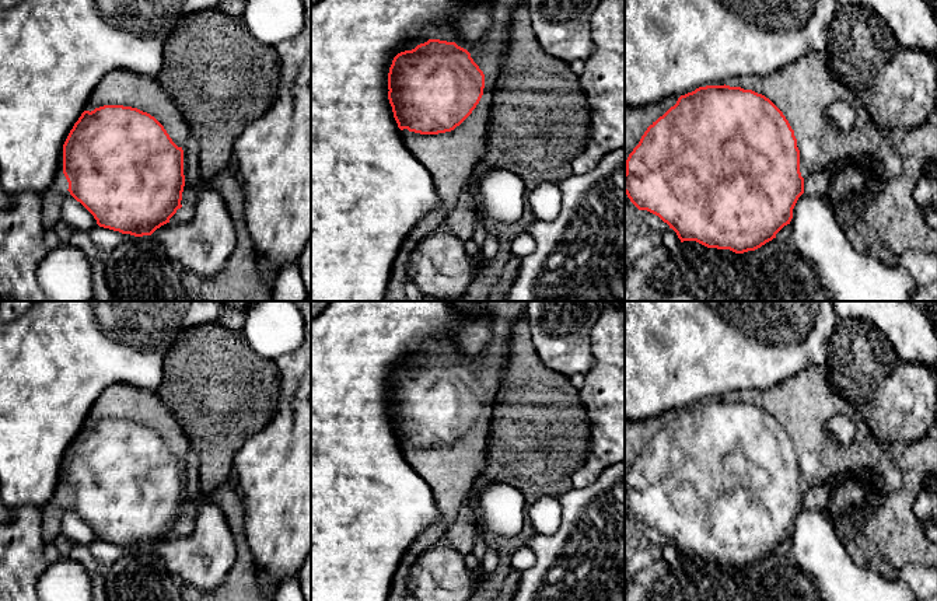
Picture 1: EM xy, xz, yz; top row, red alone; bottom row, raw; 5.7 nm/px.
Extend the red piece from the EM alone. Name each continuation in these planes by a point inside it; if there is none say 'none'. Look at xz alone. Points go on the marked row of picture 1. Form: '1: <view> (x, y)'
1: xz (488, 55)

